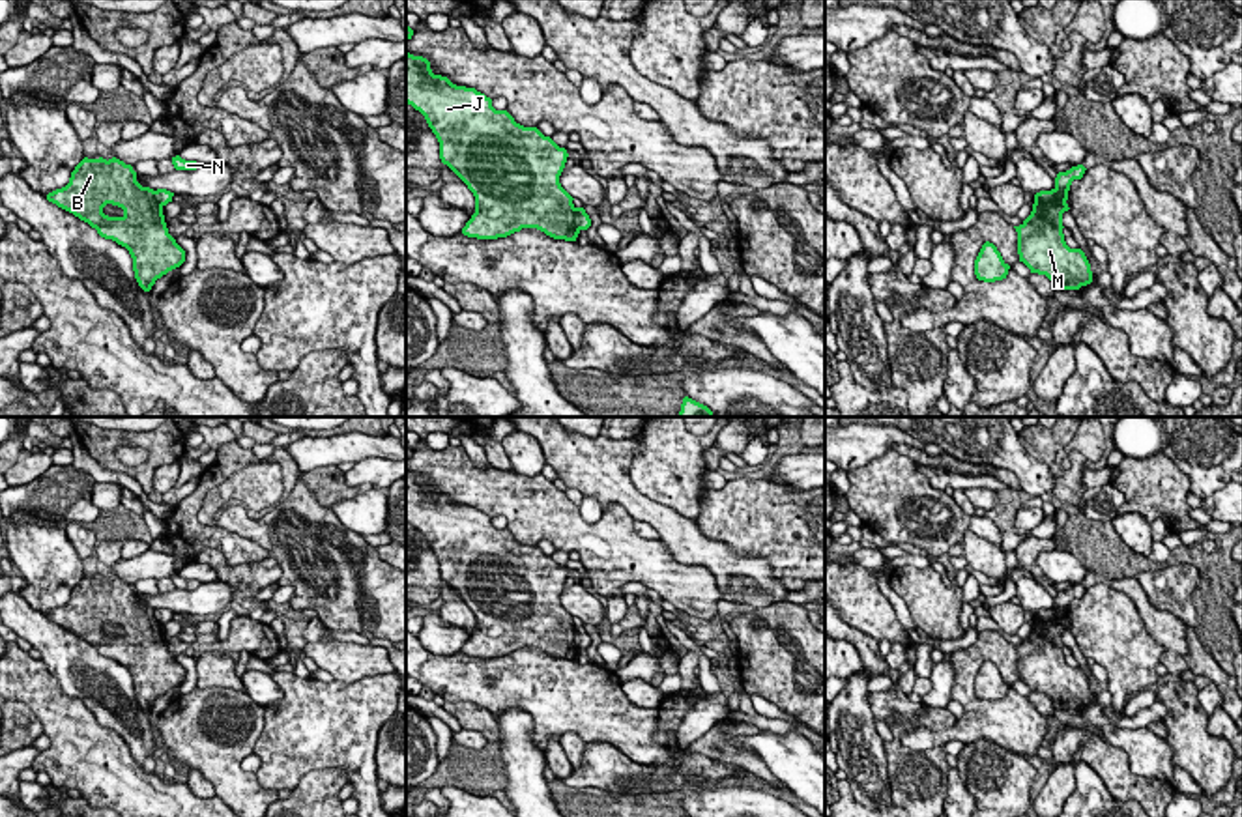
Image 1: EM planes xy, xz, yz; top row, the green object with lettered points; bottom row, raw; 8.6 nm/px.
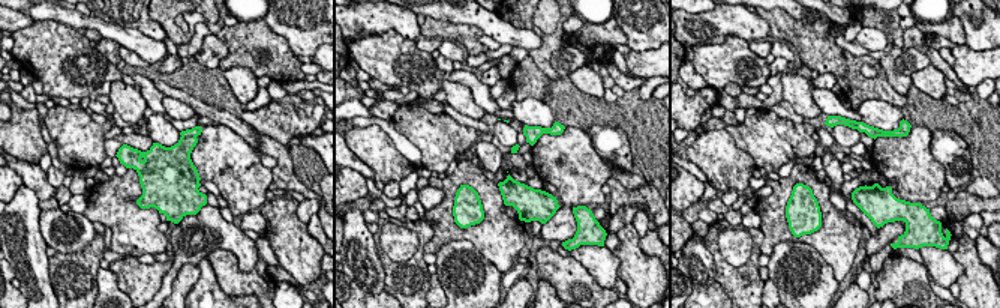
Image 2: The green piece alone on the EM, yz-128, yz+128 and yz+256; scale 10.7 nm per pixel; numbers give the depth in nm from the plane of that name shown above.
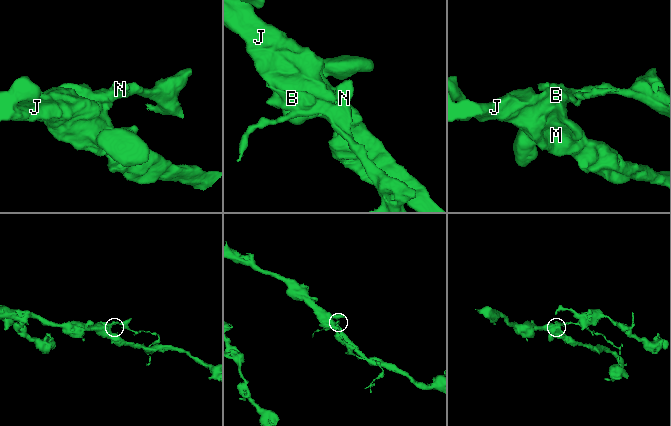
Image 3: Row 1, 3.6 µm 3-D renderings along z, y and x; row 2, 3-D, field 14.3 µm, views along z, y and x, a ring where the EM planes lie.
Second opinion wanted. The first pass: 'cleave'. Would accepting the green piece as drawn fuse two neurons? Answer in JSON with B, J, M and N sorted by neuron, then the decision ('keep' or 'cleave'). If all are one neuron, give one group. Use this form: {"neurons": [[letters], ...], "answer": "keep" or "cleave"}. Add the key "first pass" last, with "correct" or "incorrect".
{"neurons": [["B", "J", "M"], ["N"]], "answer": "cleave", "first pass": "correct"}

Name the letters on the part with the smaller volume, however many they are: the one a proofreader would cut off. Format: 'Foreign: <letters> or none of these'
Foreign: N

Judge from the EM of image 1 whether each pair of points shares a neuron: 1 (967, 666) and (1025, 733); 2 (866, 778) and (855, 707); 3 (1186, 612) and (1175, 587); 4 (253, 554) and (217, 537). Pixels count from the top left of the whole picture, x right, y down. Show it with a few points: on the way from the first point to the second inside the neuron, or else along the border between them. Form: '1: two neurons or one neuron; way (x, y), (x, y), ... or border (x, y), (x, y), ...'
1: one neuron; way (966, 688), (966, 696), (990, 720), (1003, 720)
2: one neuron; way (863, 761), (855, 743), (855, 724)
3: one neuron; way (1181, 606), (1175, 593)
4: one neuron; way (244, 550), (227, 543)

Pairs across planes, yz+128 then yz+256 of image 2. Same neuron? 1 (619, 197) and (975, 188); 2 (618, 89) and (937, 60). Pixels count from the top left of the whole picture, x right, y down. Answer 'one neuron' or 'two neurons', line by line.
1: two neurons
2: one neuron

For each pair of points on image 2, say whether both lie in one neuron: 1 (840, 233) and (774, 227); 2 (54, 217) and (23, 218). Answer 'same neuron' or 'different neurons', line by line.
1: same neuron
2: different neurons

